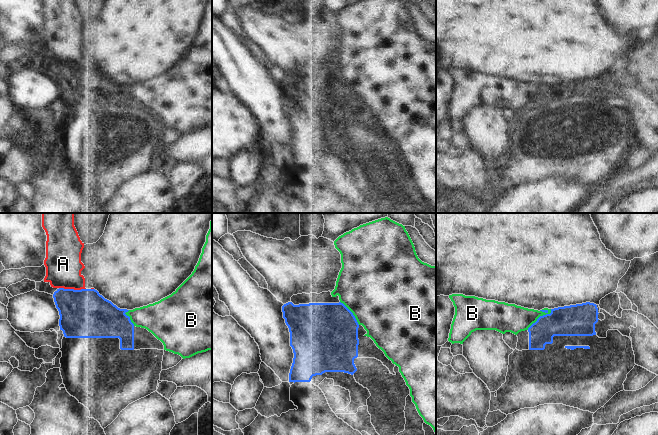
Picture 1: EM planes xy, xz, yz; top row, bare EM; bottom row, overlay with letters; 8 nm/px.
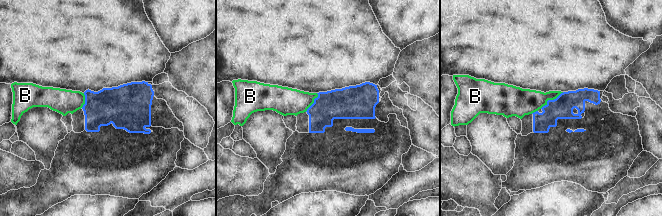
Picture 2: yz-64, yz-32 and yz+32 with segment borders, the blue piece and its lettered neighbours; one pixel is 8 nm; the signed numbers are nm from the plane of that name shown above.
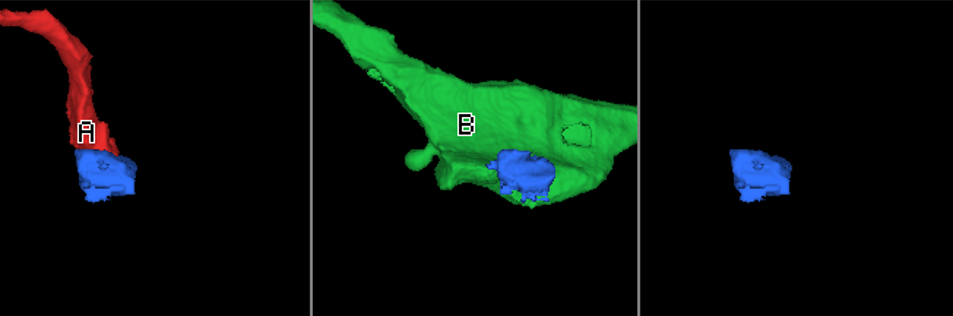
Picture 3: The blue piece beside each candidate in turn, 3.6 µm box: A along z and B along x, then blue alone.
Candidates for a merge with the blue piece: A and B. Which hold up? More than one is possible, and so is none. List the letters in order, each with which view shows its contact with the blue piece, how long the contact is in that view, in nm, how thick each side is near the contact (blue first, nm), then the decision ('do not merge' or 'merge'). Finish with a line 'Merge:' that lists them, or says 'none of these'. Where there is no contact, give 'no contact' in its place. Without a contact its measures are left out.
A: contact in xy; length 220 nm; calibres 380 and 300 nm; do not merge
B: contact in yz; length 260 nm; calibres 240 and 220 nm; do not merge
Merge: none of these

